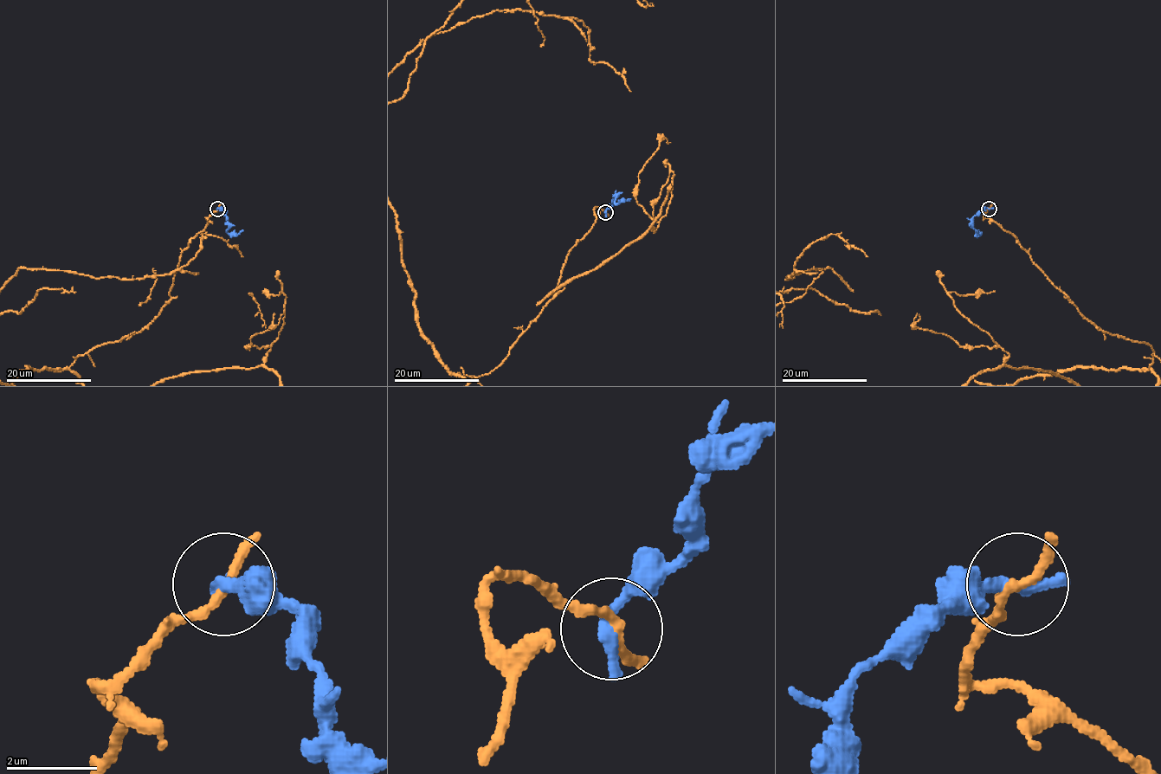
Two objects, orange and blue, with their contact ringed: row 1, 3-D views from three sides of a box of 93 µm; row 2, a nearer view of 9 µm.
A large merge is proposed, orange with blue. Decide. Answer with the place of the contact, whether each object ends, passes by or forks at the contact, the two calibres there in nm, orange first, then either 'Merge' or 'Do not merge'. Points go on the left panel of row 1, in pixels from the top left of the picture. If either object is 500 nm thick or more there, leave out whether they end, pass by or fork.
Place: (217, 209). At the ring orange passes by. At the ring blue ends. Thickness 190 nm (orange) against 340 nm. Do not merge

